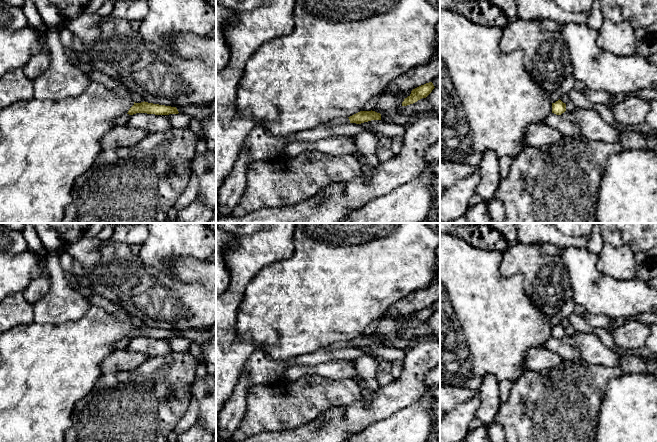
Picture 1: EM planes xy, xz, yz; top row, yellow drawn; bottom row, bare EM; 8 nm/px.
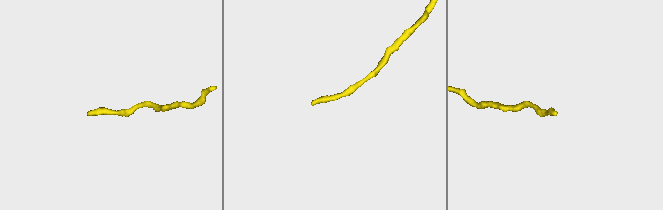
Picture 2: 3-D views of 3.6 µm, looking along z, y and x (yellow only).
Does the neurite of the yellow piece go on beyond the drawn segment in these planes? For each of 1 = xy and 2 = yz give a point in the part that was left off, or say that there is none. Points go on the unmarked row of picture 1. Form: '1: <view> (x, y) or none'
1: none
2: none

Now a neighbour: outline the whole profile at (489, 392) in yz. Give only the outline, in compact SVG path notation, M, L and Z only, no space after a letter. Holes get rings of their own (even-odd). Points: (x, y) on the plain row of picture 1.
M487 374L484 377L478 394L481 404L476 413L476 418L482 422L482 428L487 428L494 422L494 418L501 405L499 382L492 374Z

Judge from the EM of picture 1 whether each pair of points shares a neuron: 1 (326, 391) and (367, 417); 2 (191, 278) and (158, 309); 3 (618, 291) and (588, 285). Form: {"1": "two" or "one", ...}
{"1": "two", "2": "one", "3": "one"}

